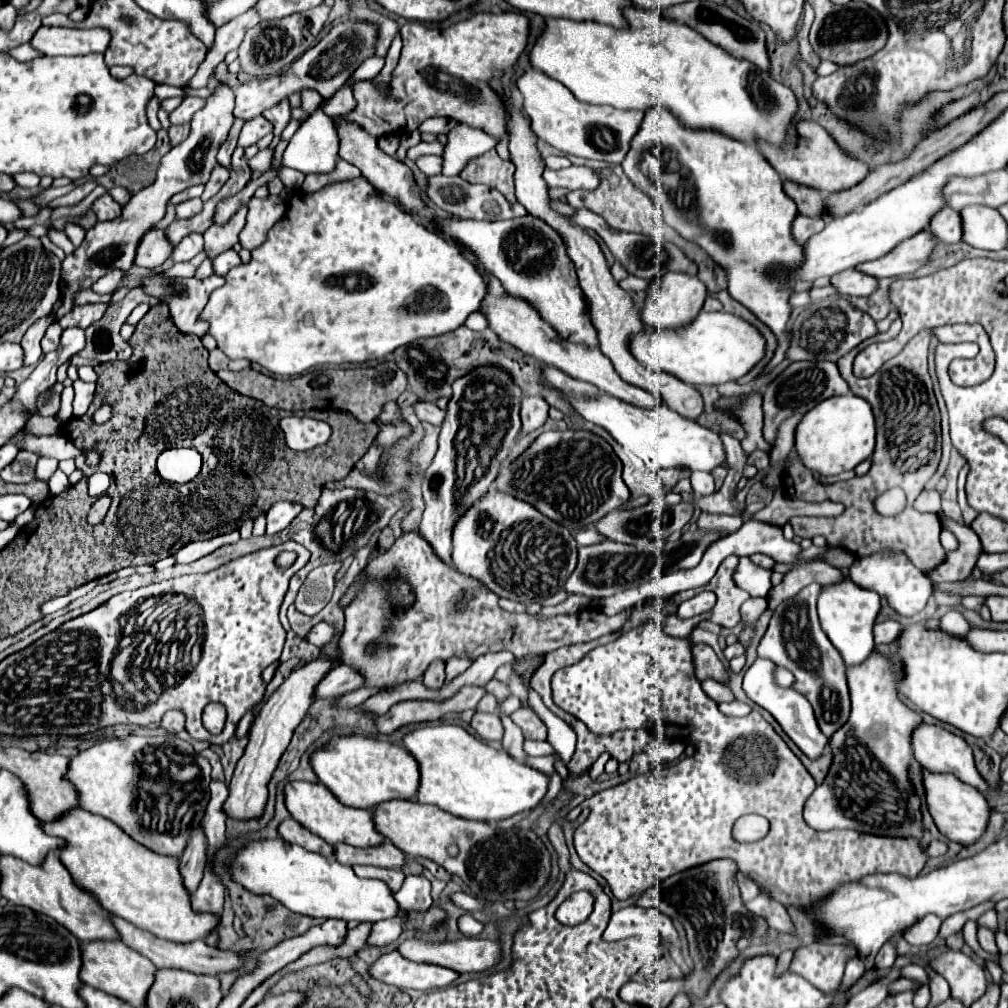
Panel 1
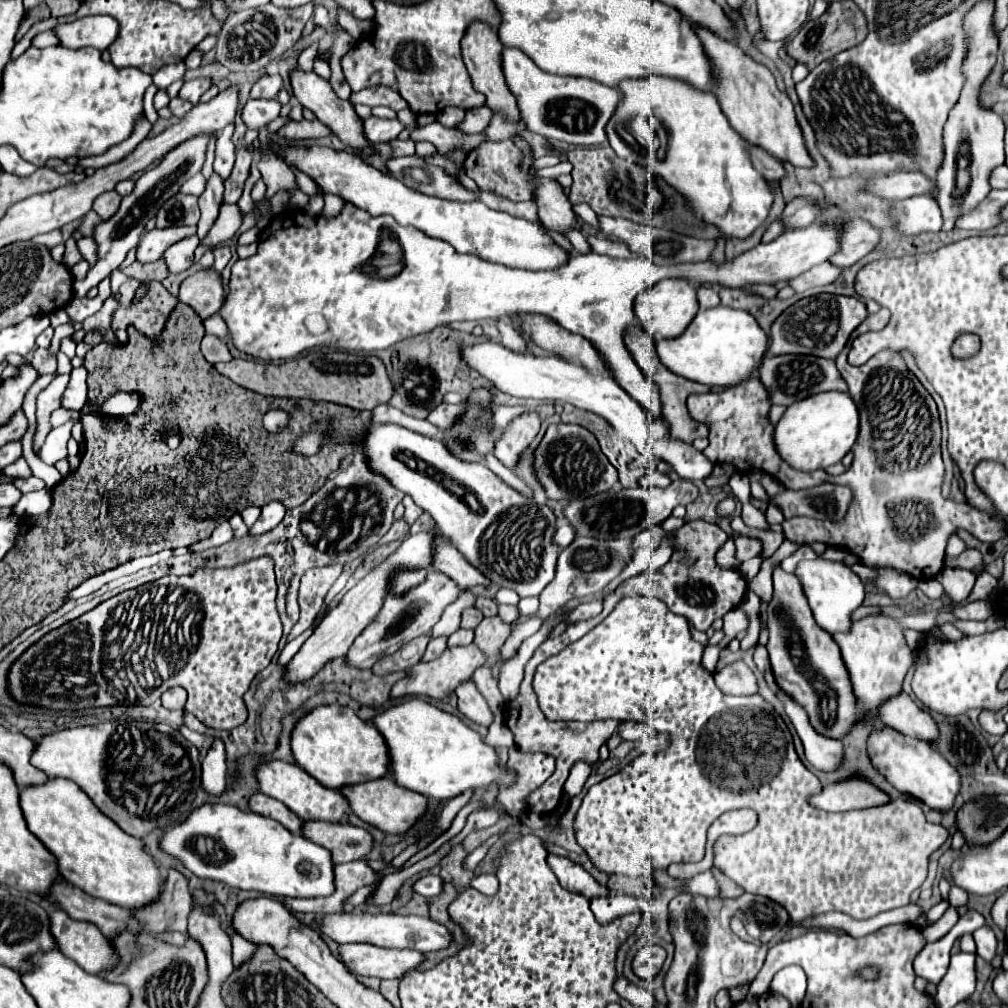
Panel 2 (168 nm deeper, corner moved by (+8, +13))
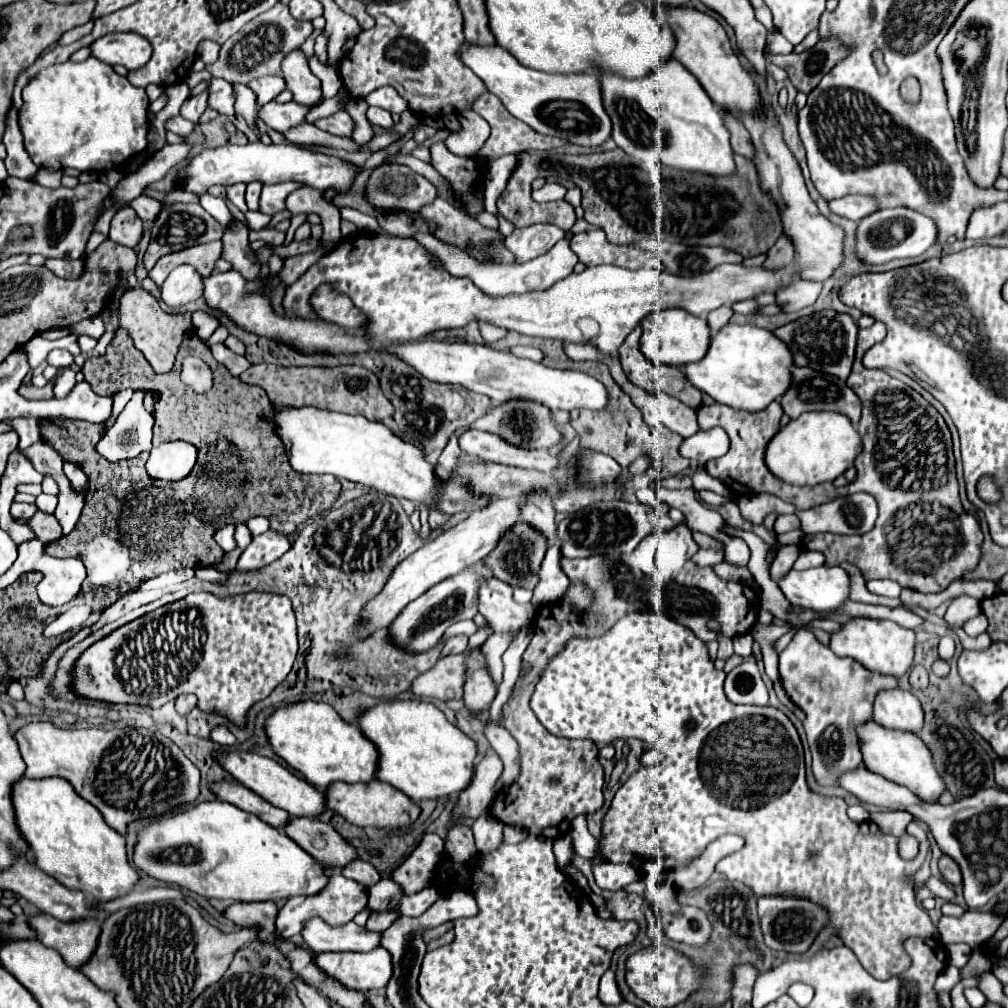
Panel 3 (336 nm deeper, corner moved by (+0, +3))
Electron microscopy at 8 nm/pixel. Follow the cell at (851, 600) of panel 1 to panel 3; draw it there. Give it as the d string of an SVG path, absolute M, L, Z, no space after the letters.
M815 567L809 571L791 571L783 581L779 581L783 595L793 605L809 607L813 611L837 611L849 601L851 581L841 567Z

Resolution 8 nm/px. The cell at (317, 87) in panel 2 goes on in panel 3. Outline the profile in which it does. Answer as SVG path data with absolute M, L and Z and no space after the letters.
M297 49L297 53L289 53L285 61L281 63L283 77L287 83L287 89L293 93L293 99L307 107L317 107L323 103L321 93L321 81L311 73L307 57Z

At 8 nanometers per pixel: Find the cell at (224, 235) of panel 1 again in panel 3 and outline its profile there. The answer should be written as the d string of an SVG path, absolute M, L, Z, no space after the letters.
M277 183L277 185L263 185L259 211L265 215L275 215L285 209L285 197L301 187L301 183Z

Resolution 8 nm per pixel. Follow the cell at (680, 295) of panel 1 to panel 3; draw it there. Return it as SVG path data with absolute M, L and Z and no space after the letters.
M663 309L655 311L641 321L641 351L657 365L685 365L699 361L709 347L709 325L705 319L699 319L681 309Z

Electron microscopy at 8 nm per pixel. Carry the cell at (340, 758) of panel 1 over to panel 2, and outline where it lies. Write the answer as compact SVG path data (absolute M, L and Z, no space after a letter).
M335 703L317 705L295 723L291 731L291 751L299 767L329 789L389 775L389 753L381 733L373 723L361 721L349 707Z

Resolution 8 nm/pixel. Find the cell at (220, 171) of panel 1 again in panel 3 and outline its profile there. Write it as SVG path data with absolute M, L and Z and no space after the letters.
M231 219L231 225L223 231L223 253L221 259L229 261L233 269L241 271L241 275L249 281L259 281L259 267L253 251L249 251L249 231L239 219Z

